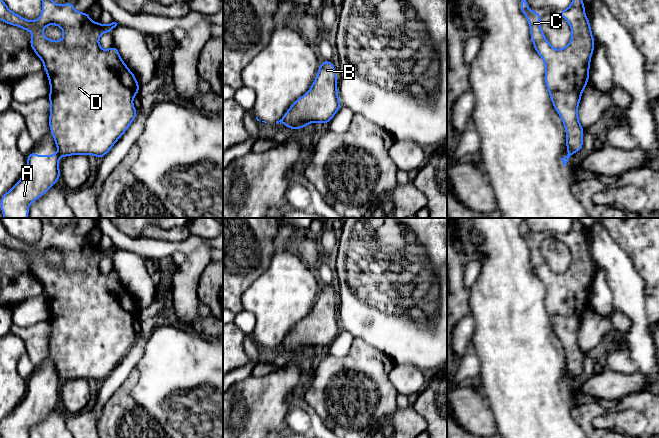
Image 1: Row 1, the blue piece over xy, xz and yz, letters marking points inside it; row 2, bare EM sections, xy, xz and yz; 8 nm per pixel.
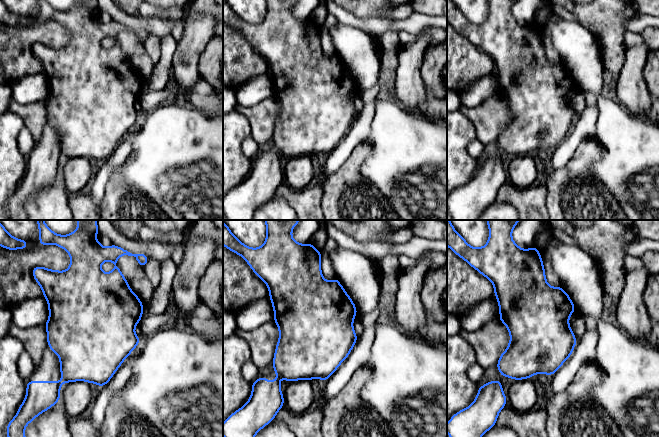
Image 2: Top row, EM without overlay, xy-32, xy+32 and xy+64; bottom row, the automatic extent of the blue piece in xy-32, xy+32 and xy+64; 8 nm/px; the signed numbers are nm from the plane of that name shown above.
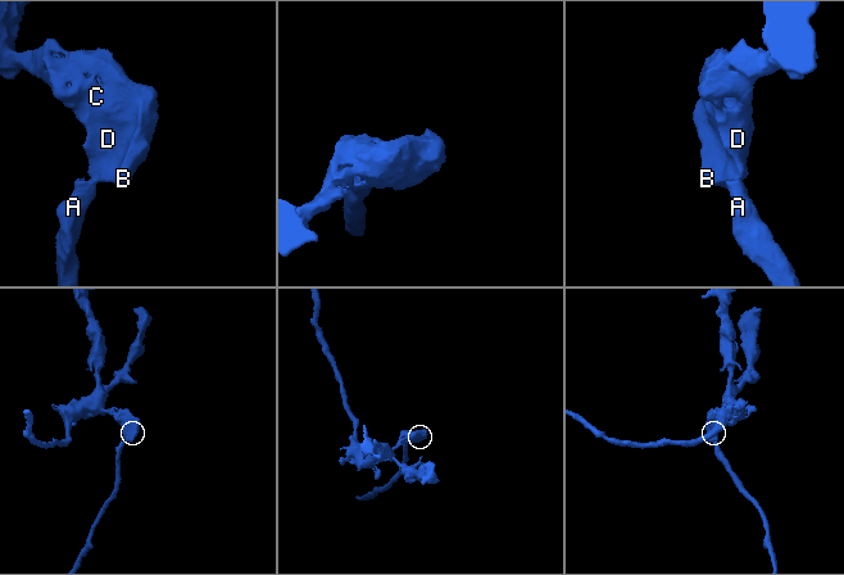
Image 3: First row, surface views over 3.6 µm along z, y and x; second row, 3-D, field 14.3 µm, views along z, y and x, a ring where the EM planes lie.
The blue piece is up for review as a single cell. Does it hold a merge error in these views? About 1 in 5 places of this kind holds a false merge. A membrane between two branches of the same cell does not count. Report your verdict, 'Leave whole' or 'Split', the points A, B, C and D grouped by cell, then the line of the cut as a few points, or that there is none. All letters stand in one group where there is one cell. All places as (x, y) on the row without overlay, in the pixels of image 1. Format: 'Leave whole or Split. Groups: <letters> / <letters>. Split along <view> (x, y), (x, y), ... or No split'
Split. Groups: A / B C D. Split along xy (58, 375), (61, 379)

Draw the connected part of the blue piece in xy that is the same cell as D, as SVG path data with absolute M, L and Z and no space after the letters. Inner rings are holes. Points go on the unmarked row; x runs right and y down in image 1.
M49 218L39 219L42 224L42 236L37 244L30 245L12 236L1 221L0 244L33 258L30 262L31 272L43 286L44 294L49 303L49 351L60 379L62 381L79 378L95 379L98 383L101 383L110 375L137 340L133 322L137 319L140 311L135 299L124 287L115 270L105 274L99 269L101 258L110 257L118 247L112 246L108 249L102 249L100 246L93 246L88 236L77 236L72 226L59 229L52 225ZM48 249L57 249L62 253L63 262L60 265L47 263L43 259L43 254Z

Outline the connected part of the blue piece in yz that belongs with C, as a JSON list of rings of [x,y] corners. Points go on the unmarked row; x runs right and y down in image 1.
[[[525,218],[520,226],[521,235],[530,250],[534,272],[545,287],[545,308],[553,331],[563,345],[569,379],[583,372],[584,353],[577,334],[589,304],[590,285],[595,270],[584,231],[580,219],[575,218],[571,229],[558,235],[558,239],[569,248],[572,260],[563,273],[555,273],[540,251],[541,239],[538,235],[529,233]]]

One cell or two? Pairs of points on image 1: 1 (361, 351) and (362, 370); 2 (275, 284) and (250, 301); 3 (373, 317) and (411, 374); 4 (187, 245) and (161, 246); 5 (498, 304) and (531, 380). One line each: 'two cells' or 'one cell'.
1: one cell
2: one cell
3: two cells
4: one cell
5: one cell

